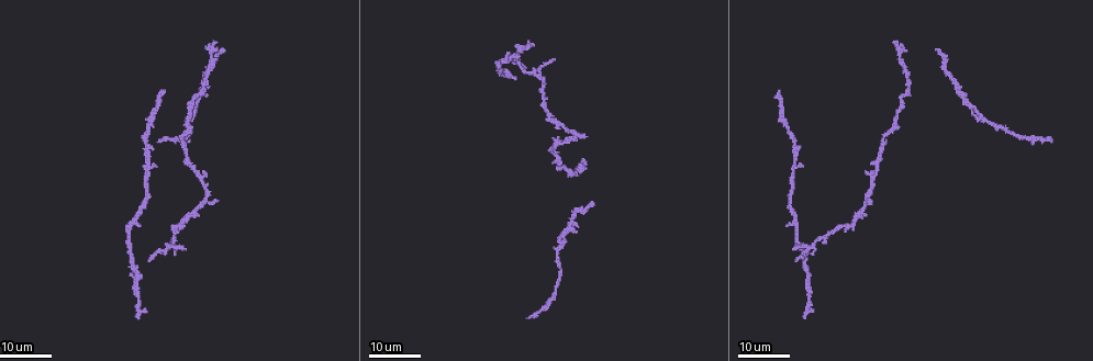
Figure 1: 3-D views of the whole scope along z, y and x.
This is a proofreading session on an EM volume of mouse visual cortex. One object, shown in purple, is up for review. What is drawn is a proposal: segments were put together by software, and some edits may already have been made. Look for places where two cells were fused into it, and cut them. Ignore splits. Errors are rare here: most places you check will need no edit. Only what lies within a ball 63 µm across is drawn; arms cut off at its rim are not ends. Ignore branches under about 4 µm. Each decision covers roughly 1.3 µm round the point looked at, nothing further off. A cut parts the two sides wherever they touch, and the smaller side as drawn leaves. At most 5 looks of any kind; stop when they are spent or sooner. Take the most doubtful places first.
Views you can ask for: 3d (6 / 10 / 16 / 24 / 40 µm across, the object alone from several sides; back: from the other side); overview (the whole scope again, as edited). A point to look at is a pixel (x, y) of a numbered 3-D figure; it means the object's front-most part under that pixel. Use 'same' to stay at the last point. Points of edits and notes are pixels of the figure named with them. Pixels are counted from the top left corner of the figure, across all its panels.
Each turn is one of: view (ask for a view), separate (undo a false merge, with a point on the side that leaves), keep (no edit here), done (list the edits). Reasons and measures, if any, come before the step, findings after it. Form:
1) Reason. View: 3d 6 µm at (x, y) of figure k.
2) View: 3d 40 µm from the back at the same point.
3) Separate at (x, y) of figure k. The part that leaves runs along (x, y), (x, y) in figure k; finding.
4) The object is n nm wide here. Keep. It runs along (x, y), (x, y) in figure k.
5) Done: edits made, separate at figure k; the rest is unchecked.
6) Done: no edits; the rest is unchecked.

Arms part here. View: 3d 24 µm at (535, 76) of figure 1.

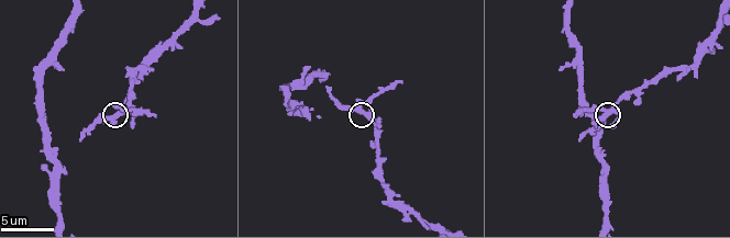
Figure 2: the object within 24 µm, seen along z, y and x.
View: 3d 10 µm at (606, 111) of figure 2.

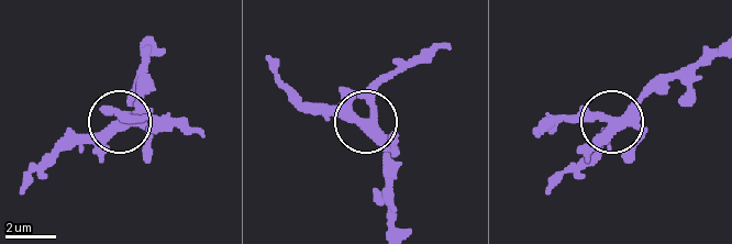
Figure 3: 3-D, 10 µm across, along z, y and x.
The object is 360 nm wide here. Keep. One cell here.

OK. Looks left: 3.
A narrow waist. View: 3d 16 µm at (883, 138) of figure 1.

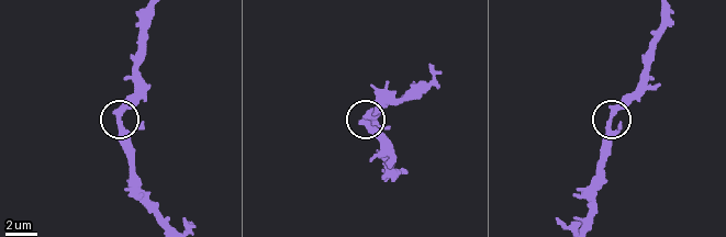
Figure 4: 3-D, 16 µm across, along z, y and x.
Closer look. View: 3d 6 µm at (119, 124) of figure 4.

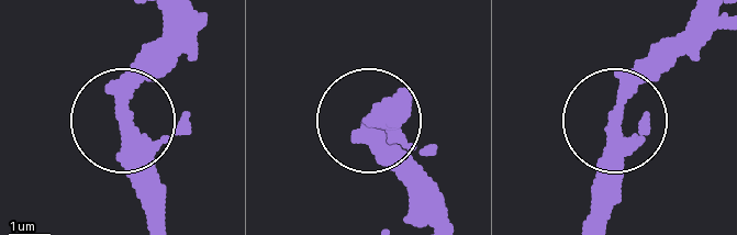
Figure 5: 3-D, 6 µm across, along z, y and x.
Keep. It runs along (166, 220), (124, 93), (166, 24) in figure 5; one cell here.

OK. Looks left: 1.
Done: no edits; the rest is unchecked.

